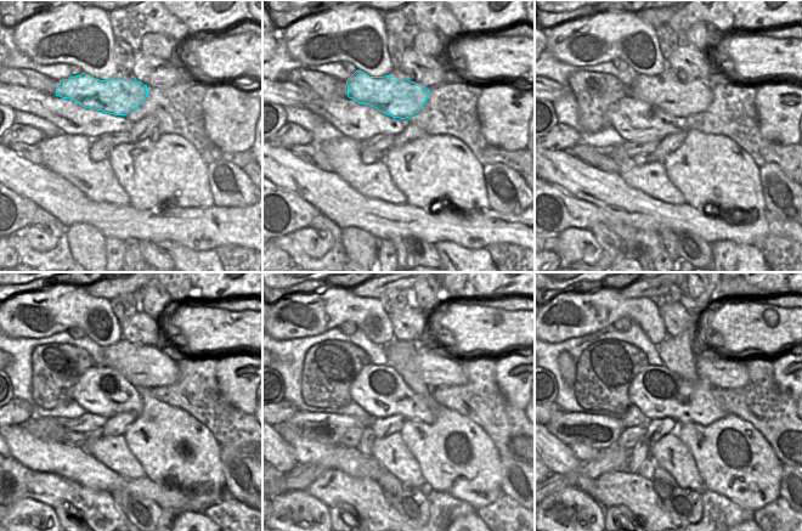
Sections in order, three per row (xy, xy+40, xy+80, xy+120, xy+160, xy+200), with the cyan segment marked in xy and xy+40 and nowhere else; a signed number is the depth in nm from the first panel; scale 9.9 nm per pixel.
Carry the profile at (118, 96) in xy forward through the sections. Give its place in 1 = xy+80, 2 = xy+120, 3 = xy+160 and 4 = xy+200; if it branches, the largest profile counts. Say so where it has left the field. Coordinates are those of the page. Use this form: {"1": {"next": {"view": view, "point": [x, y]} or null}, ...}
{"1": {"next": {"view": "xy+80", "point": [679, 99]}}, "2": {"next": {"view": "xy+120", "point": [146, 367]}}, "3": {"next": {"view": "xy+160", "point": [433, 371]}}, "4": {"next": {"view": "xy+200", "point": [721, 372]}}}

